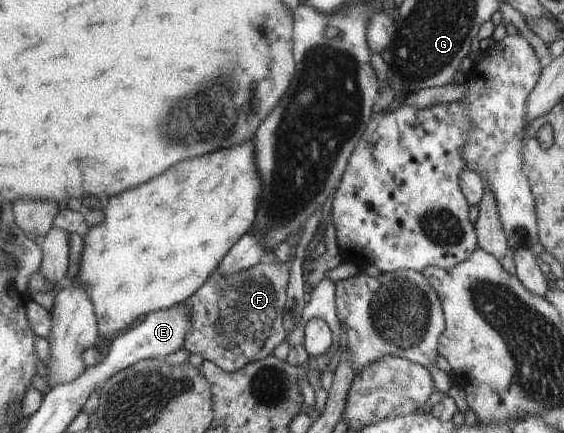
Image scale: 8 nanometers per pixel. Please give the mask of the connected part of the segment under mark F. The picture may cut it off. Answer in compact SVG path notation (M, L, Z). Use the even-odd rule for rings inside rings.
M292 262L255 264L235 275L213 271L209 279L188 300L191 327L185 335L183 348L198 353L226 372L239 371L252 361L267 357L285 337L281 321L285 307L285 289L288 289Z

